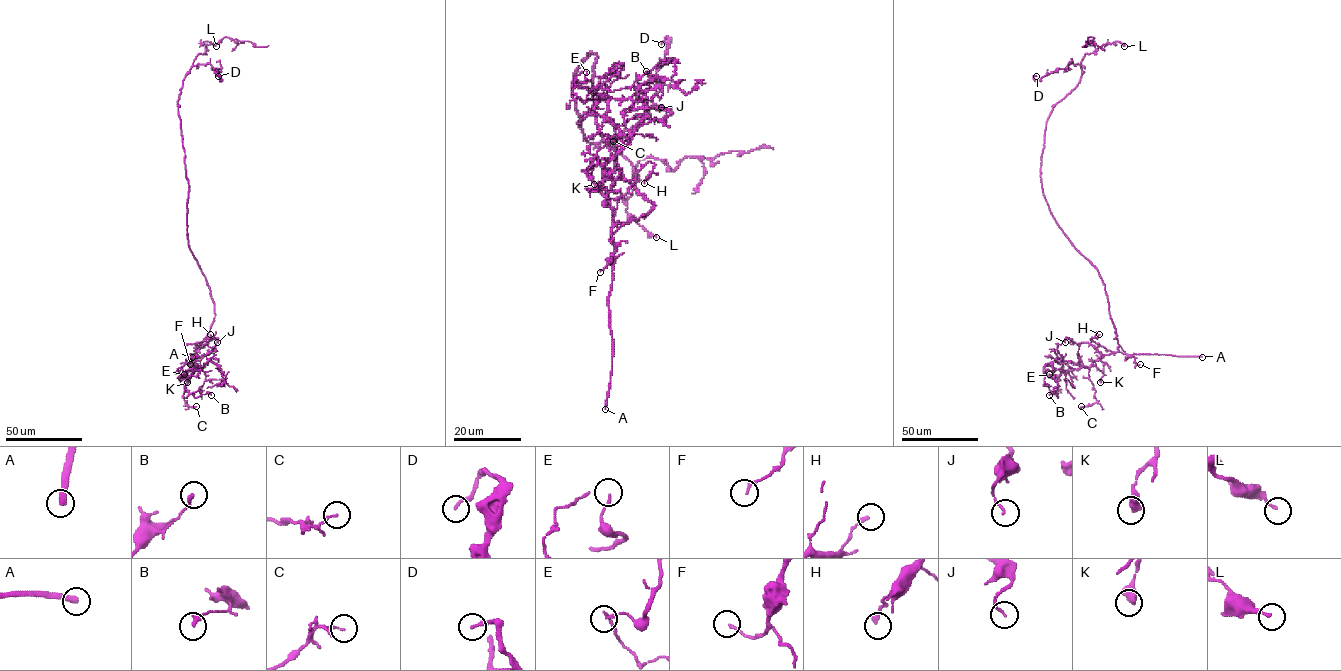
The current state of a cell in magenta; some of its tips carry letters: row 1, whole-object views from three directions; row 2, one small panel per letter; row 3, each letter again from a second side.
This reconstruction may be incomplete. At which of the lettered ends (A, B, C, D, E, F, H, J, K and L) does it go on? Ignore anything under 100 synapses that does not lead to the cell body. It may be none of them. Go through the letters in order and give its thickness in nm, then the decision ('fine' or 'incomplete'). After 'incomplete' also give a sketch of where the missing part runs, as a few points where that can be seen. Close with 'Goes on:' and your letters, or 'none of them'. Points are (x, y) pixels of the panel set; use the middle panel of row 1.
A: calibre 320 nm; incomplete
B: calibre 200 nm; fine
C: calibre 120 nm; fine
D: calibre 180 nm; fine
E: calibre 100 nm; fine
F: calibre 130 nm; fine
H: calibre 180 nm; fine
J: calibre 110 nm; fine
K: calibre 500 nm; fine
L: calibre 130 nm; fine
Goes on: A

